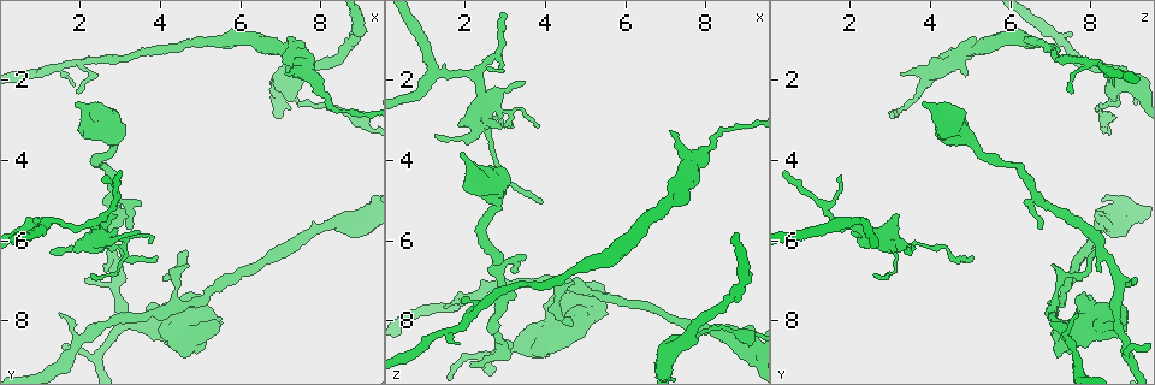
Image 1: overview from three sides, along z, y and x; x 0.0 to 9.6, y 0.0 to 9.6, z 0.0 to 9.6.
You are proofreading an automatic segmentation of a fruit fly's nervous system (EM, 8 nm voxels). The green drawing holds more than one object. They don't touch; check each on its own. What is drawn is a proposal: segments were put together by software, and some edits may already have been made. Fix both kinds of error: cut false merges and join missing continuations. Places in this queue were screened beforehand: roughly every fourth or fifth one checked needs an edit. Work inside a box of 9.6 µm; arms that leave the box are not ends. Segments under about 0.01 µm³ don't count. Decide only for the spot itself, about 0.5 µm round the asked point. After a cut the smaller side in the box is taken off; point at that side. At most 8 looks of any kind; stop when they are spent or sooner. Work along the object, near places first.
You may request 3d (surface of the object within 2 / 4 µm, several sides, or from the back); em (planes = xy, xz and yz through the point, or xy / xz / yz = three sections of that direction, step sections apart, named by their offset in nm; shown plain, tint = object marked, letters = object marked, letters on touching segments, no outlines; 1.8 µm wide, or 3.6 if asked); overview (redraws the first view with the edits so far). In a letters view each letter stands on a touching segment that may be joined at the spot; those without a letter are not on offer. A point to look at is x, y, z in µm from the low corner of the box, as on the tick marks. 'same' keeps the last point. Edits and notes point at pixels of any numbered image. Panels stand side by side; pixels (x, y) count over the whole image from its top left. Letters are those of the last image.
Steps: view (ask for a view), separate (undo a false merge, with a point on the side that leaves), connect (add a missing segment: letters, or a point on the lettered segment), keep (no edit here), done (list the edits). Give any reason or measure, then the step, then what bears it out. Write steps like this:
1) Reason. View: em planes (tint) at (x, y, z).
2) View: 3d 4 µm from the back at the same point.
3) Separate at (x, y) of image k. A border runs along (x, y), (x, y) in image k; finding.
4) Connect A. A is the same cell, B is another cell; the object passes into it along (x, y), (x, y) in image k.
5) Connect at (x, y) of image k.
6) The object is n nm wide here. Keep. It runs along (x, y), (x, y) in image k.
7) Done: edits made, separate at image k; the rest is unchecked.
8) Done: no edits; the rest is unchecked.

Sharp bend. View: 3d 4 µm at (3.10, 8.05, 8.65).

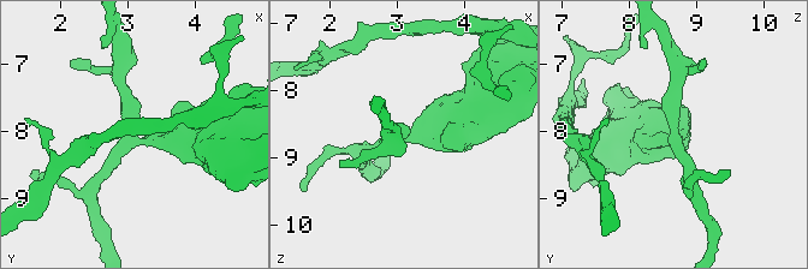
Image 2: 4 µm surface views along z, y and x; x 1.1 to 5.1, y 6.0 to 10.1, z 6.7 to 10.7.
3 arms meet here; the arms are 190, 220, 360 nm wide. View: em xz step 16 (tint) at (3.05, 8.05, 8.65).

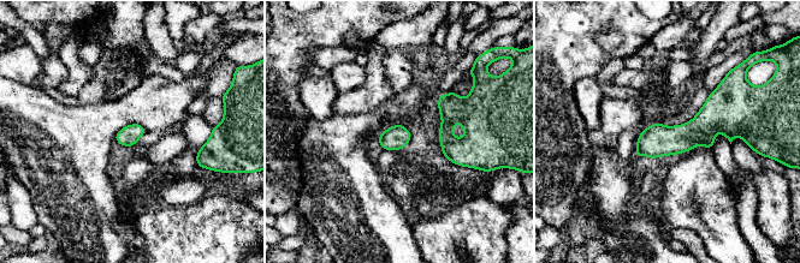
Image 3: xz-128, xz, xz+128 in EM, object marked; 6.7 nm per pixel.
Cut it another way. View: em planes (letters) at the same point.

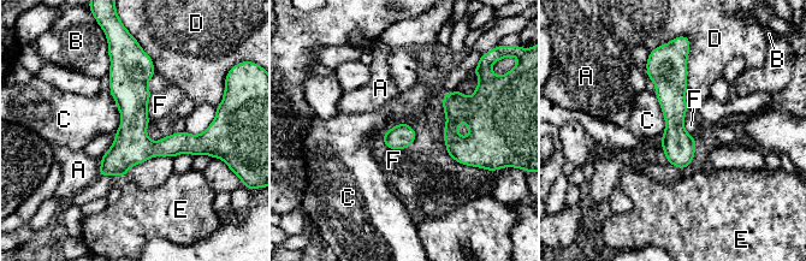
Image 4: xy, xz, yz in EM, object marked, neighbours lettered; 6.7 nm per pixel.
The longest contact is with C, 300 nm. Keep. A, B, C, D, E and F are other cells; it runs along (129, 61), (134, 130), (149, 146), (205, 150) in image 4; all the same neuron.

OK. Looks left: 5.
View: 3d 2 µm from the back at (2.90, 5.65, 2.95).

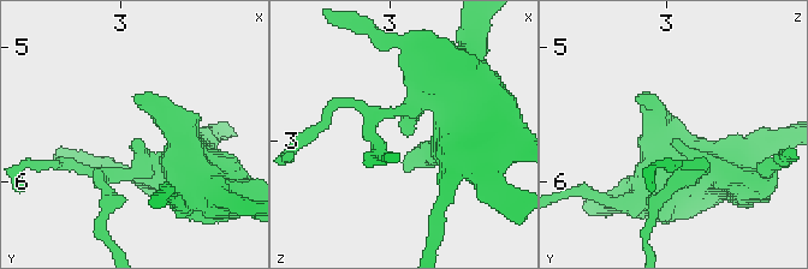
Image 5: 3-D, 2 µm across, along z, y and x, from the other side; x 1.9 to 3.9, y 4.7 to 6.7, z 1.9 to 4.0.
View: em planes (letters) at (2.90, 5.70, 2.94).

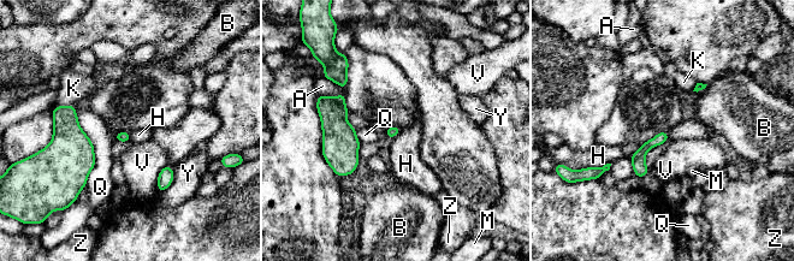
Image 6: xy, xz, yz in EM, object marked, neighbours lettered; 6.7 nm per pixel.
Keep. A, B, H, K, M, Q, V, Y and Z are other cells; it runs along (664, 135), (641, 152), (637, 171) in image 6; no lettered segment goes on from it.

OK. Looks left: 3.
View: 3d 4 µm at (1.50, 7.85, 7.70).

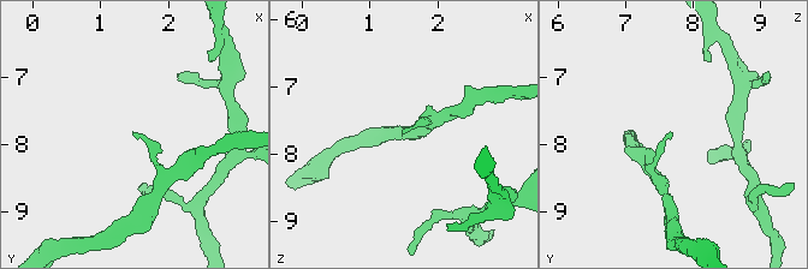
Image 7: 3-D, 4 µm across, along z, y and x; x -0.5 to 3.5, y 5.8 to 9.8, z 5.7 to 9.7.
Need the tissue. View: em planes (letters) at (1.45, 7.85, 7.65).

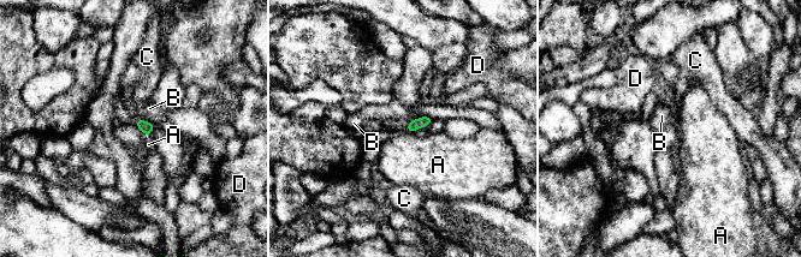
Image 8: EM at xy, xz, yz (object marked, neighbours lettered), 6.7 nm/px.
The longest contact is with B, 140 nm. Keep. A, B, C and D are other cells; no lettered segment goes on from it.

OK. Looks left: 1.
Done: no edits; the rest is unchecked.

